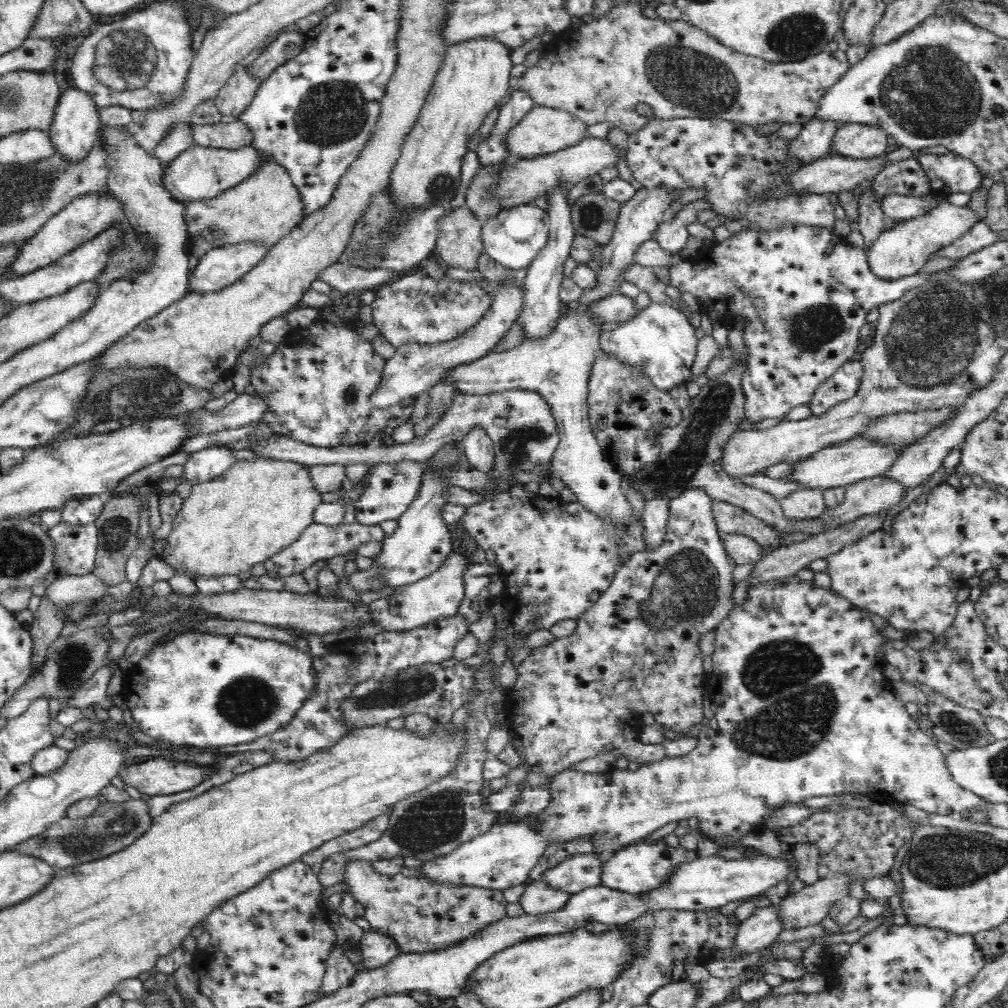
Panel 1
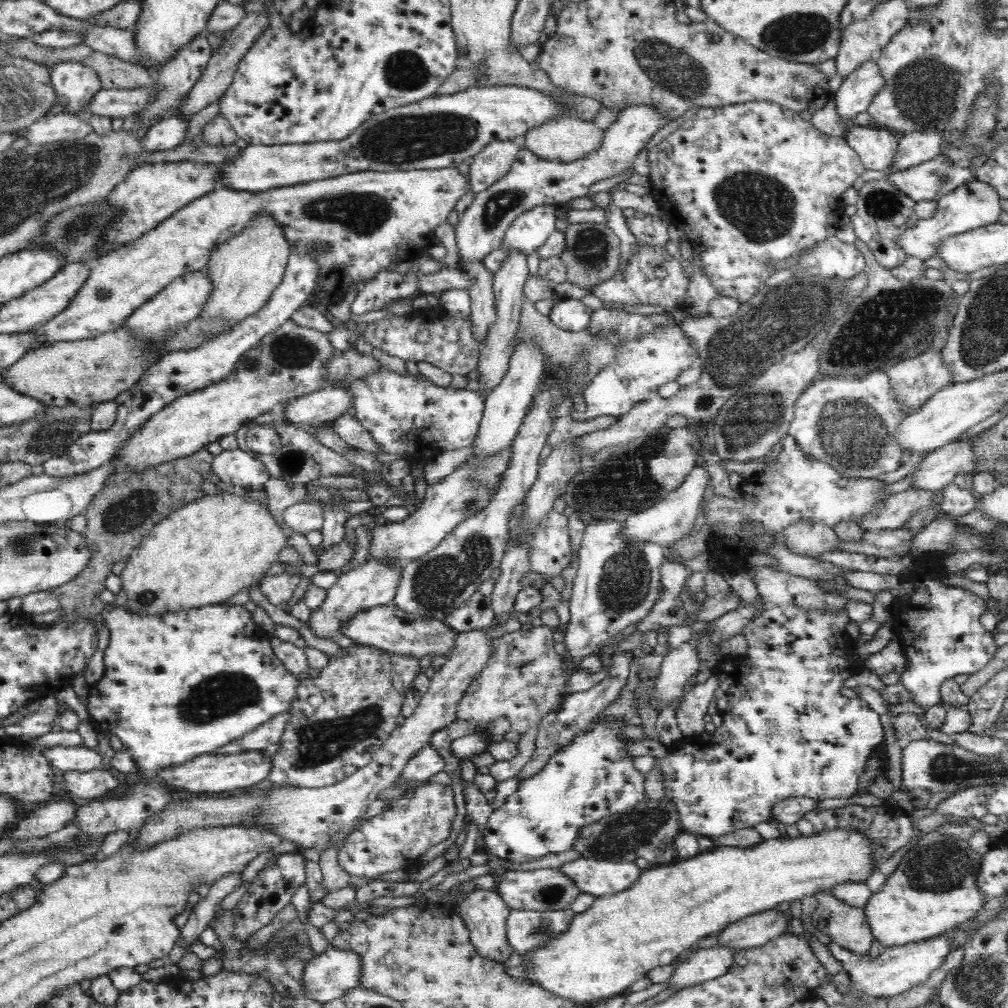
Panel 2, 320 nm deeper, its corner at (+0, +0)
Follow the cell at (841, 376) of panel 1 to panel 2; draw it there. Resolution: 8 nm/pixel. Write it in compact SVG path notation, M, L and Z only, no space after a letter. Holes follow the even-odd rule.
M876 371L872 374L864 375L863 377L851 377L851 376L837 376L837 377L821 377L817 378L810 386L805 388L805 391L800 395L797 400L795 415L789 426L789 434L792 435L798 447L802 449L804 455L810 457L810 459L816 459L816 461L825 462L830 467L835 468L840 475L855 478L855 479L869 479L876 478L886 472L894 472L898 470L902 465L900 459L902 458L902 452L904 448L899 445L897 441L897 432L900 425L903 425L905 418L914 412L911 408L906 408L905 404L902 404L895 395L895 390L892 388L892 383L887 372Z

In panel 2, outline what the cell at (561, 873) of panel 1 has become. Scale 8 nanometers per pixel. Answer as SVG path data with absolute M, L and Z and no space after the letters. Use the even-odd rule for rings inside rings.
M540 868L530 871L504 871L495 881L495 888L500 898L510 910L529 910L548 912L566 910L580 896L580 889L564 873L552 868Z

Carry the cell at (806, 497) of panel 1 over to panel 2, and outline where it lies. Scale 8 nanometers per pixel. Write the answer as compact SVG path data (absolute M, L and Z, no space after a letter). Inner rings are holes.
M794 523L783 530L784 546L799 556L820 558L824 553L839 550L835 529L824 523Z

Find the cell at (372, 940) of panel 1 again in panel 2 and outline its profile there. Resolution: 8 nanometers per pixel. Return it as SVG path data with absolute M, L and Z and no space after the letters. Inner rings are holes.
M328 946L325 952L312 957L302 970L302 995L316 1002L327 1003L346 994L360 984L360 957L354 951L344 951Z

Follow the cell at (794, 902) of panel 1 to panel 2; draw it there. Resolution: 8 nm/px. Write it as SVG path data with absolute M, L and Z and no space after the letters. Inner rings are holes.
M775 909L759 912L728 924L724 930L716 933L716 938L718 944L736 951L759 947L776 938L780 932L786 932L790 917Z

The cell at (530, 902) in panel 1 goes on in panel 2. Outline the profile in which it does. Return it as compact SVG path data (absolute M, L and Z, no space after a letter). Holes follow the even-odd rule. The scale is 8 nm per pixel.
M571 908L548 912L511 910L506 920L506 938L515 952L531 957L536 949L566 932L574 915Z

